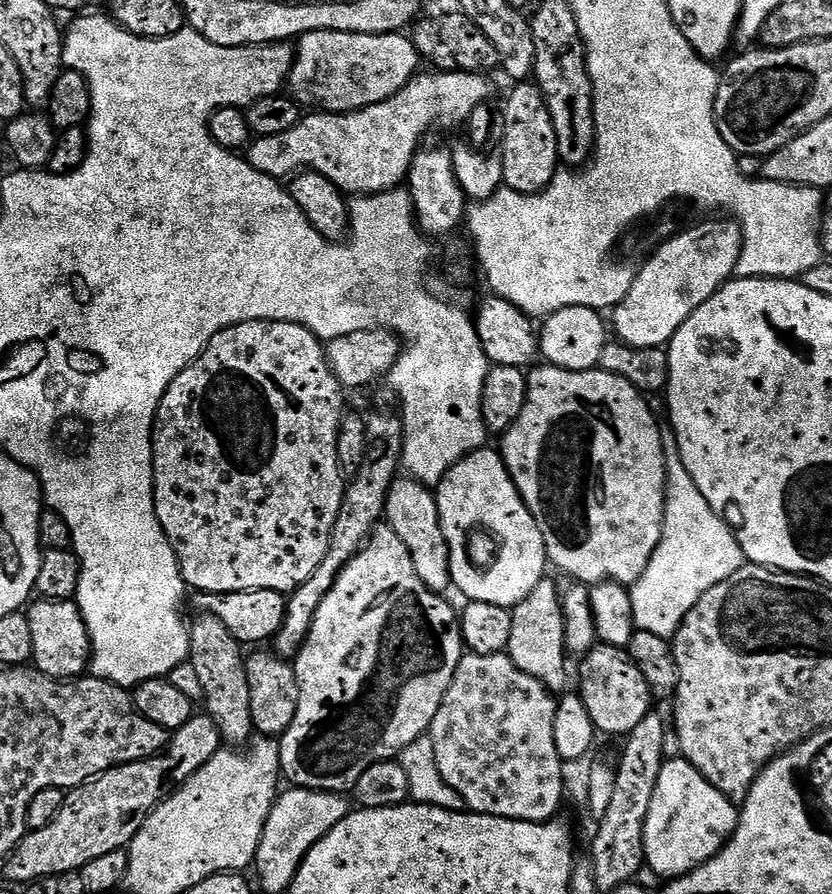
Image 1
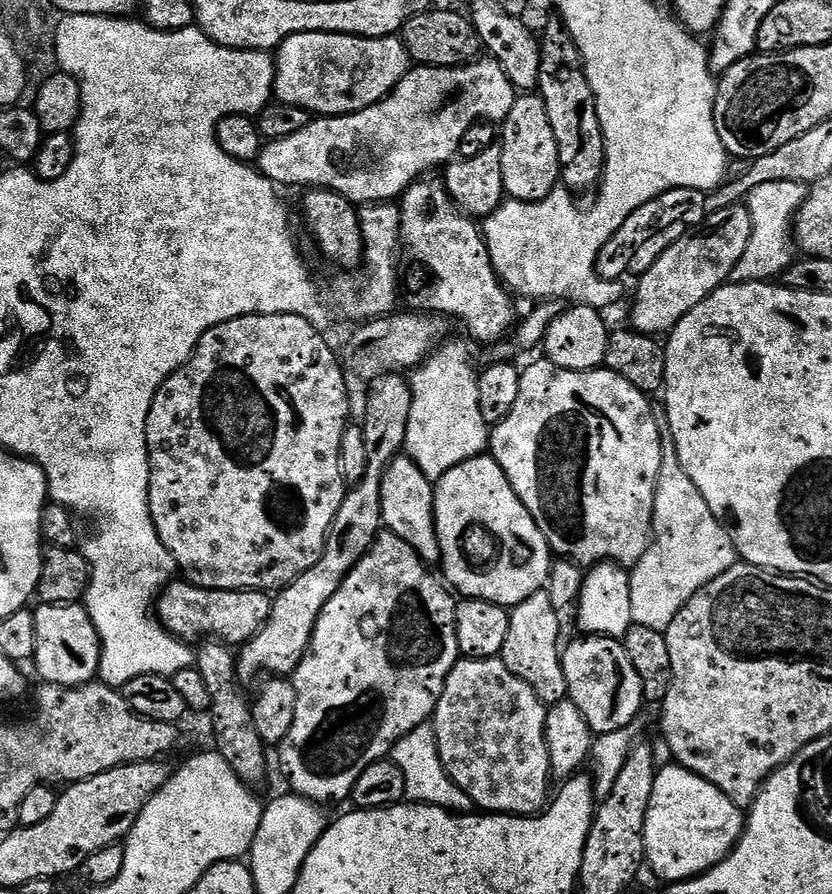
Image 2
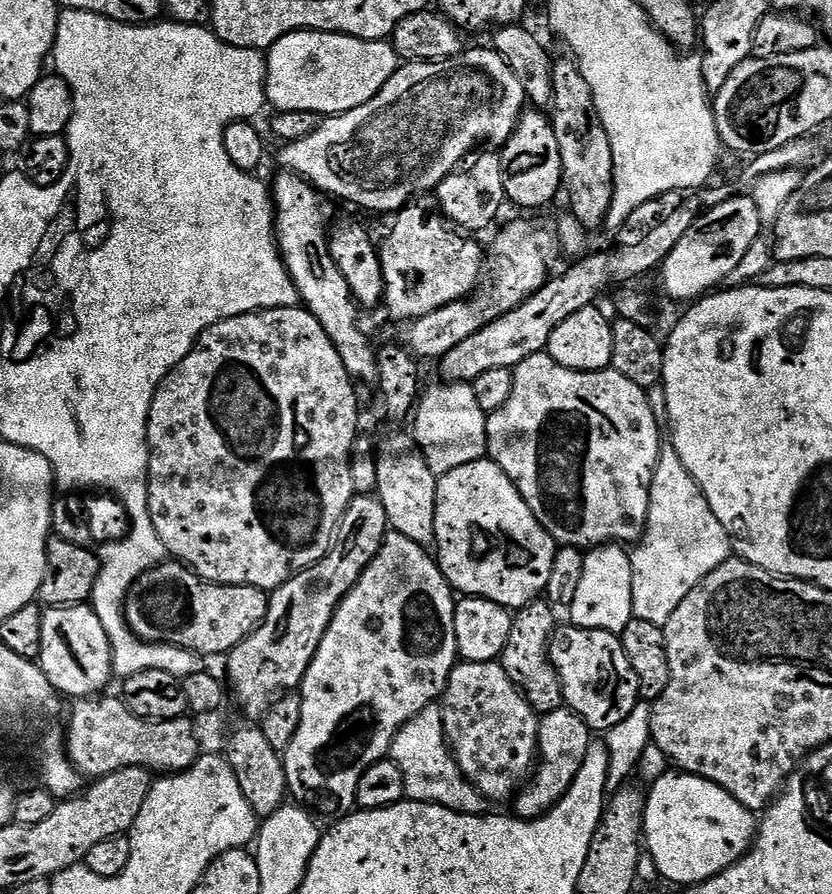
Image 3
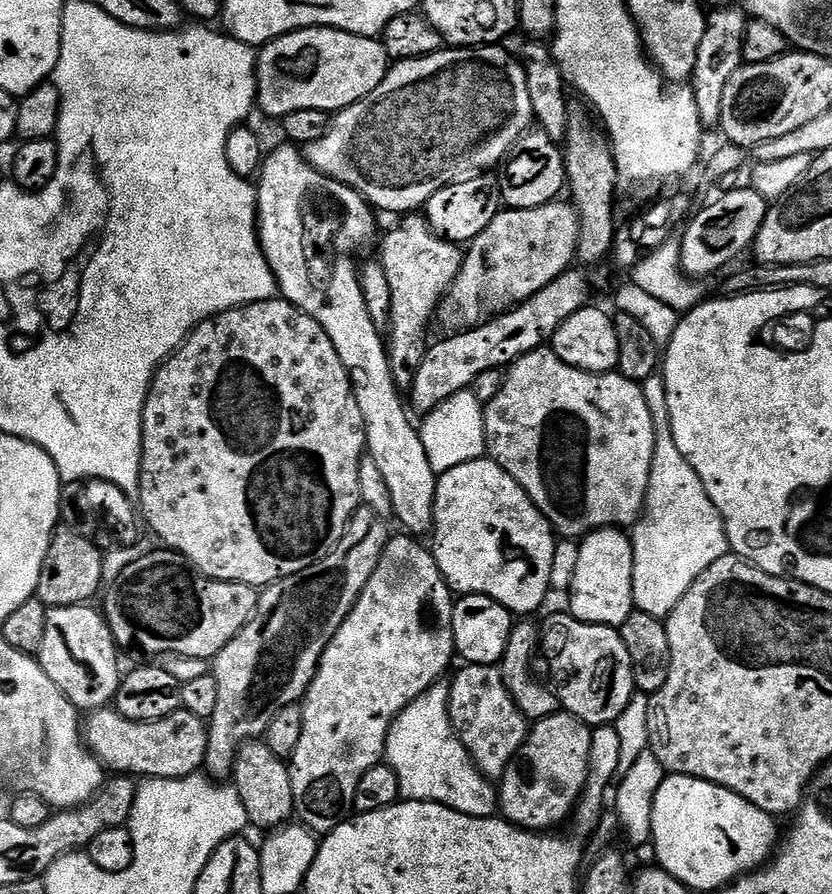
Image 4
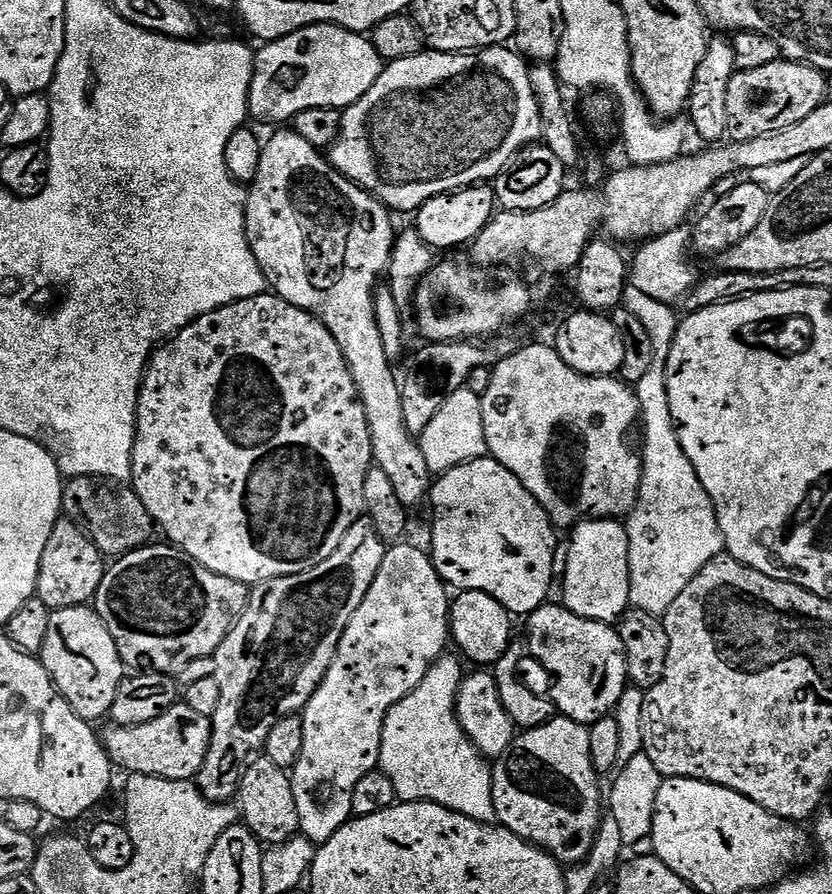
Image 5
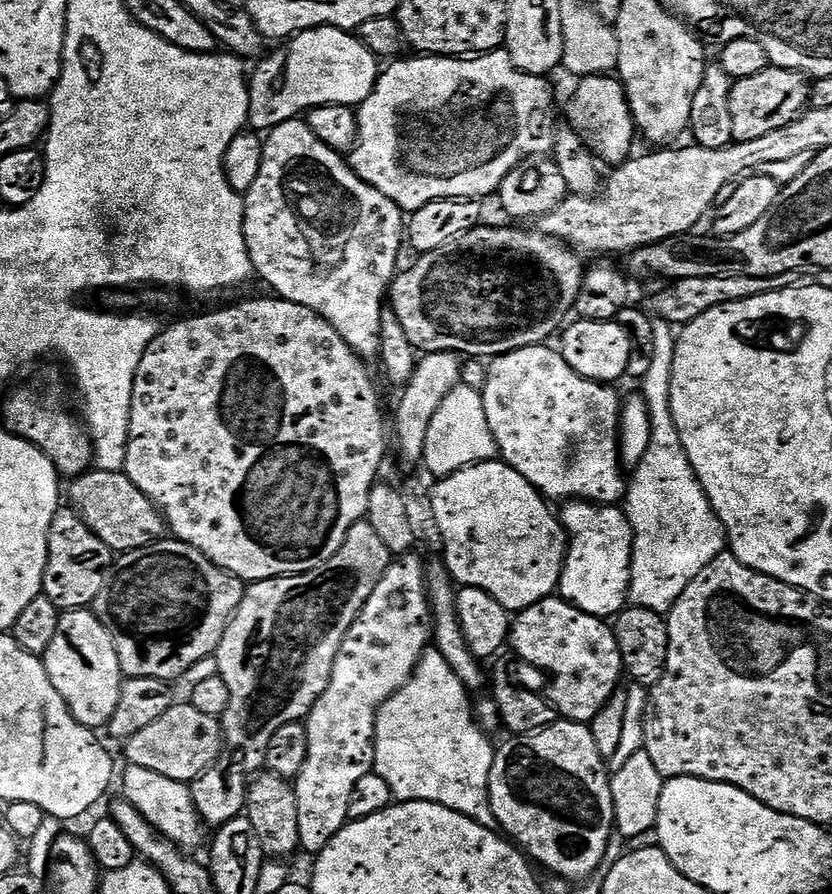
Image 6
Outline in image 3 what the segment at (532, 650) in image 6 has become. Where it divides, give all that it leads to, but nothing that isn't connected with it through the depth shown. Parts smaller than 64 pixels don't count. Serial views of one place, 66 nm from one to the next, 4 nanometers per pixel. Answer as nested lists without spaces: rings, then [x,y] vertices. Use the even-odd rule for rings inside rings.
[[[563,628],[553,635],[552,643],[548,645],[548,654],[552,657],[552,664],[556,667],[558,678],[562,682],[565,705],[577,712],[593,733],[607,734],[612,727],[625,721],[641,701],[638,674],[634,674],[634,666],[630,666],[630,658],[626,658],[626,650],[617,633],[603,632],[597,628]]]

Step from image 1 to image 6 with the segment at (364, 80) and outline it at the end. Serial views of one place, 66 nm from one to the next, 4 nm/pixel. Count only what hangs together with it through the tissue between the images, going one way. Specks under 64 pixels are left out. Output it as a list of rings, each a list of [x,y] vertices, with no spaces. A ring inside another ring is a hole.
[[[311,28],[299,32],[277,48],[280,48],[277,52],[269,51],[253,72],[251,69],[248,82],[248,124],[260,134],[267,133],[287,120],[303,117],[318,106],[358,106],[363,100],[370,98],[376,85],[376,77],[382,71],[378,58],[361,42],[359,35],[342,28]]]

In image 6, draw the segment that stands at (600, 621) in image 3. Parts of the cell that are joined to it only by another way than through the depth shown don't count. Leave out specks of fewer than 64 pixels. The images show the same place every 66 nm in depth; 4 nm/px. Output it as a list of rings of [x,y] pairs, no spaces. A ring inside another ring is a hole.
[[[582,500],[565,503],[563,508],[562,523],[570,543],[564,558],[564,573],[560,575],[559,595],[586,614],[615,618],[629,603],[628,587],[632,577],[632,527],[628,516],[623,507],[589,504]]]

